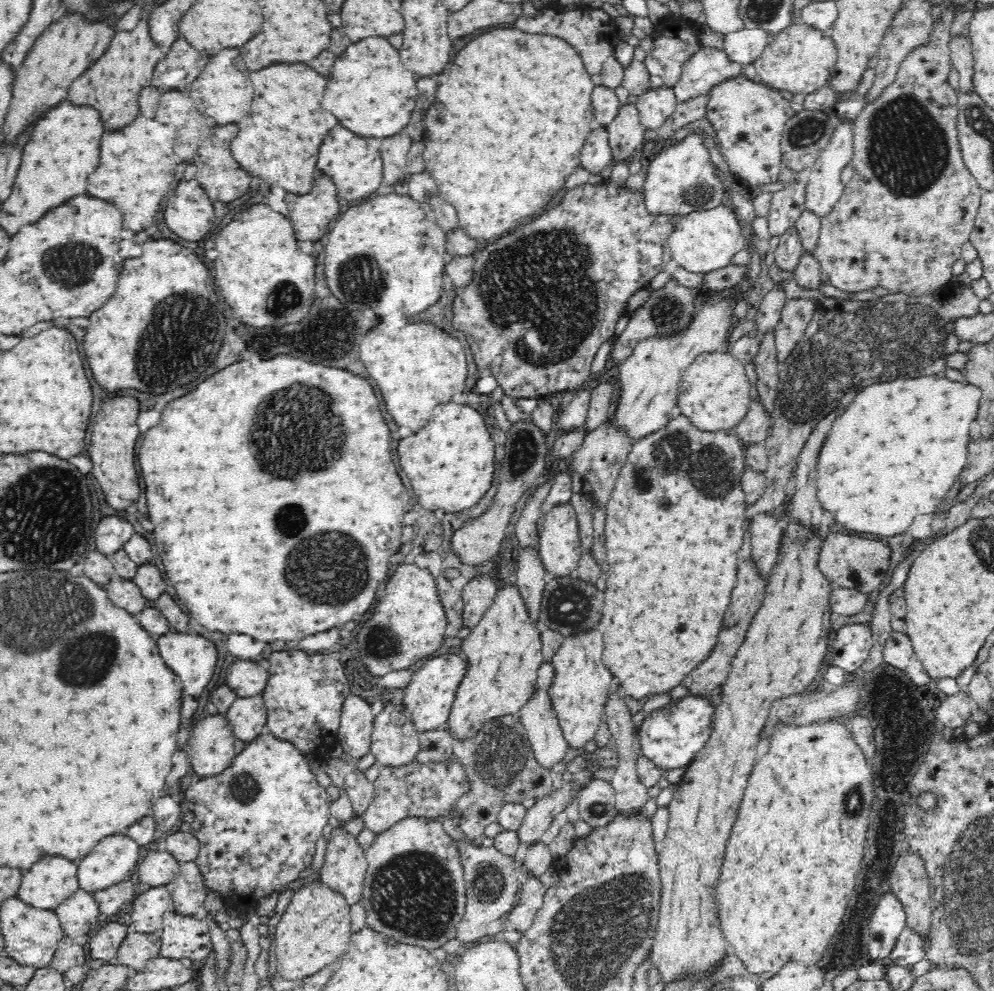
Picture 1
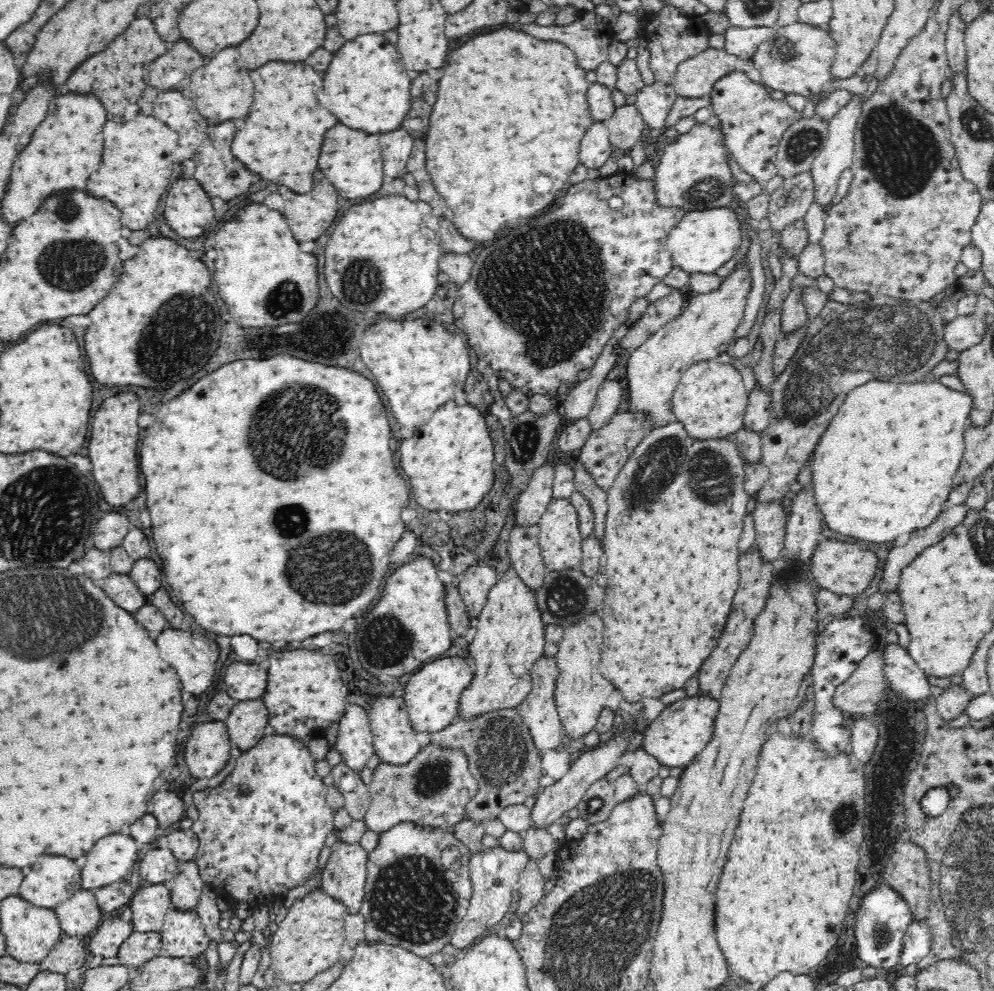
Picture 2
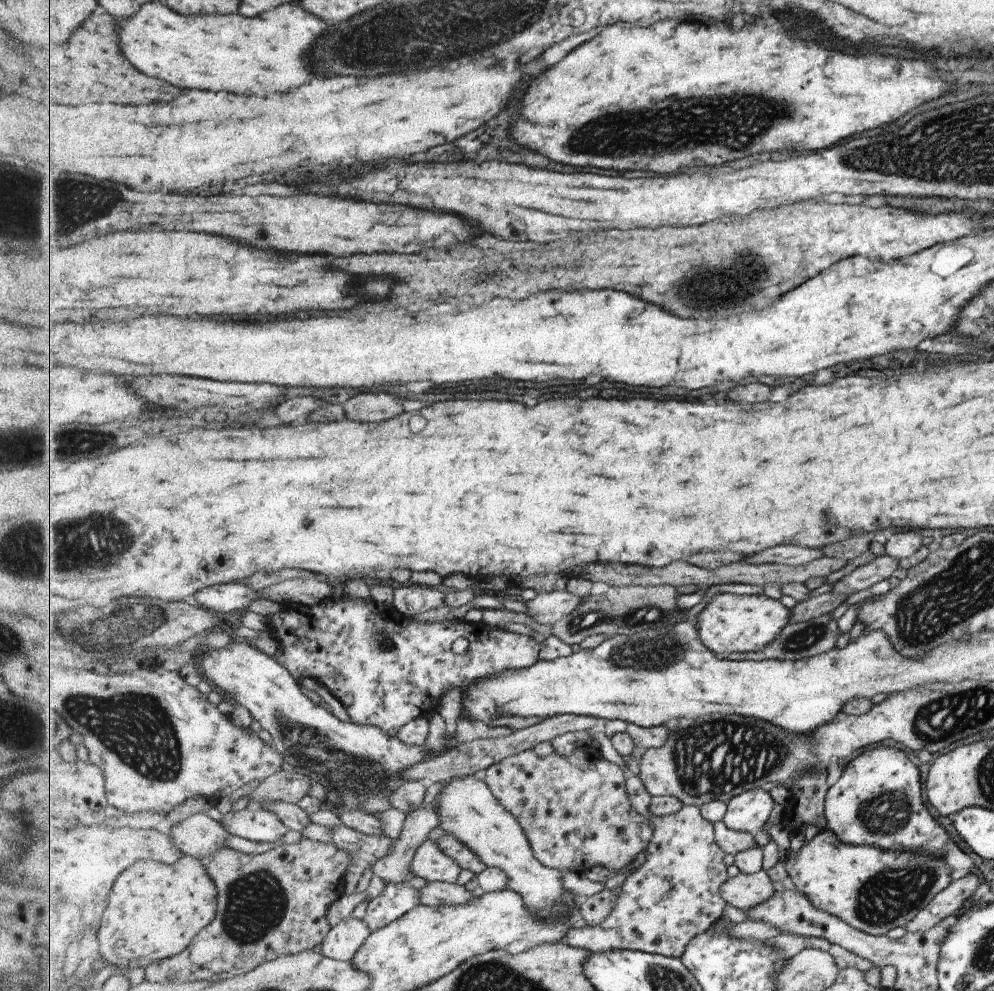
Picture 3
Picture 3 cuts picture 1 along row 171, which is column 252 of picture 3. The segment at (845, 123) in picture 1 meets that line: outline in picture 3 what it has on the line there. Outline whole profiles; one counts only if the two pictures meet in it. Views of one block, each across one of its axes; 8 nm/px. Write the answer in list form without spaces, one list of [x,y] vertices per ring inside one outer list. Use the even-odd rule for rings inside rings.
[[[263,807],[258,810],[231,810],[223,816],[220,823],[231,834],[256,843],[275,844],[289,832],[277,813]]]

